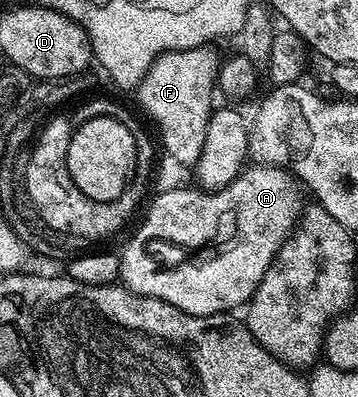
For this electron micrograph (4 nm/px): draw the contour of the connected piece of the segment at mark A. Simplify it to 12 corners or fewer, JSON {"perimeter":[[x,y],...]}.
{"perimeter":[[246,168],[237,237],[119,253],[125,288],[187,315],[248,303],[302,220],[288,168]]}

